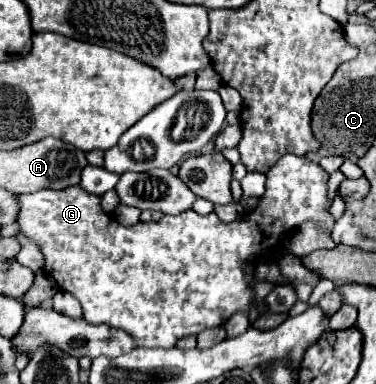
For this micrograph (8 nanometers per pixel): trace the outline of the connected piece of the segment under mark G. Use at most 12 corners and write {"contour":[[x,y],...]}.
{"contour":[[285,154],[233,222],[123,226],[81,186],[17,224],[91,324],[173,348],[267,314],[267,258],[331,230],[329,174]]}

